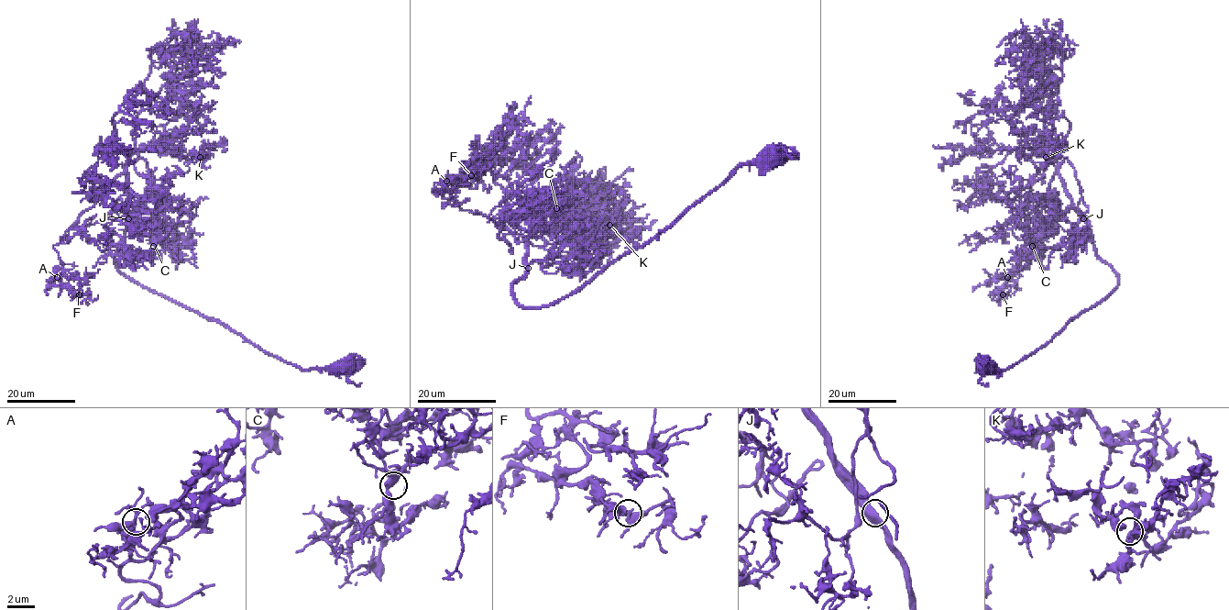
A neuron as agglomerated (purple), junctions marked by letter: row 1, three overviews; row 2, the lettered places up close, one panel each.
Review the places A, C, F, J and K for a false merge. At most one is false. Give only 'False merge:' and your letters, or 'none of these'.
False merge: none of these

